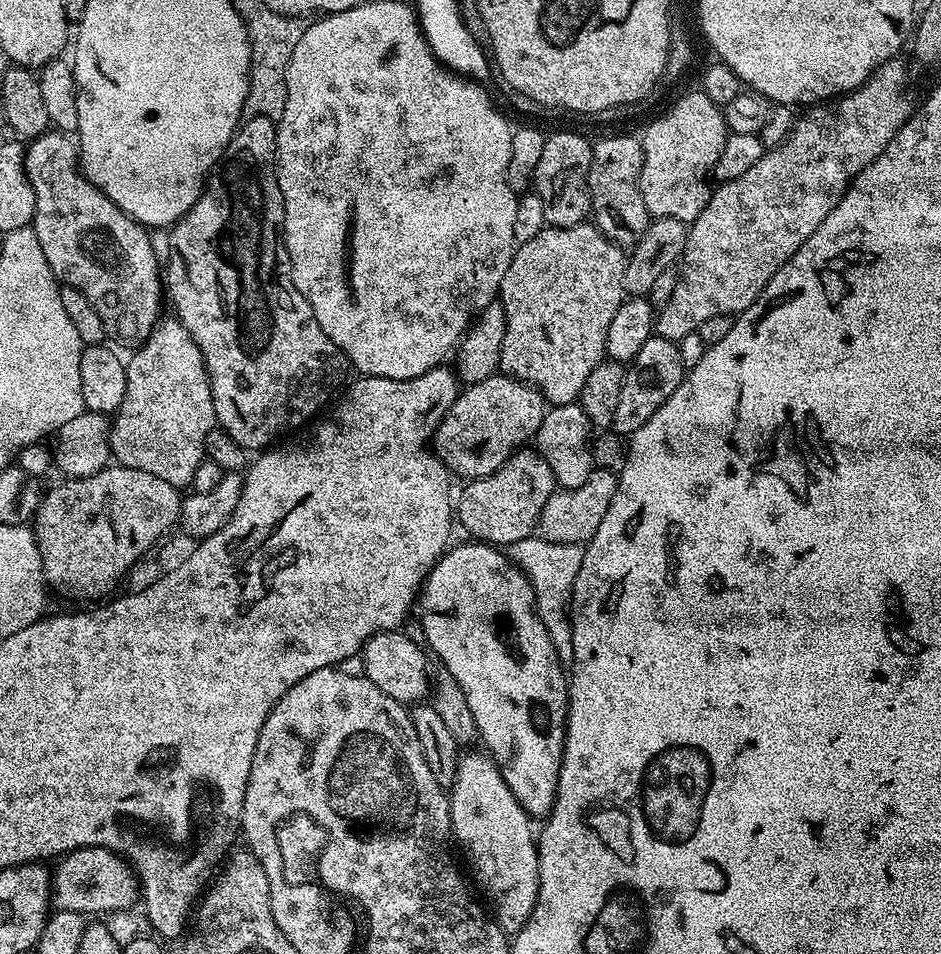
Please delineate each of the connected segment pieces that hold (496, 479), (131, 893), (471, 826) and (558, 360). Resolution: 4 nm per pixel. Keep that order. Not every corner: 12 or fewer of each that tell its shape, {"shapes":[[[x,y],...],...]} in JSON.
{"shapes":[[[535,447],[467,481],[454,516],[493,546],[537,531],[558,485]],[[76,846],[50,876],[59,911],[137,903],[133,865],[108,846]],[[491,756],[460,757],[452,834],[496,925],[534,910],[533,817]],[[592,222],[512,253],[499,371],[579,401],[626,298]]]}

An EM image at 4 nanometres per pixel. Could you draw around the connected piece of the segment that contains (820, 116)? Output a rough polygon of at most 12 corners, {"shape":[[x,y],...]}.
{"shape":[[903,59],[807,109],[688,230],[655,335],[744,312],[908,121]]}

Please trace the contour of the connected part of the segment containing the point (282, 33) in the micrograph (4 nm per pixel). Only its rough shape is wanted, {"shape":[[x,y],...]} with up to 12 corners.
{"shape":[[247,13],[252,65],[244,111],[278,122],[286,70],[306,24]]}

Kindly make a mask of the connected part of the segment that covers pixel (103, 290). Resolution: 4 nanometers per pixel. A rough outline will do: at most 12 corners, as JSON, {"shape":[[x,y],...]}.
{"shape":[[59,130],[27,145],[31,228],[109,333],[161,319],[149,229]]}

